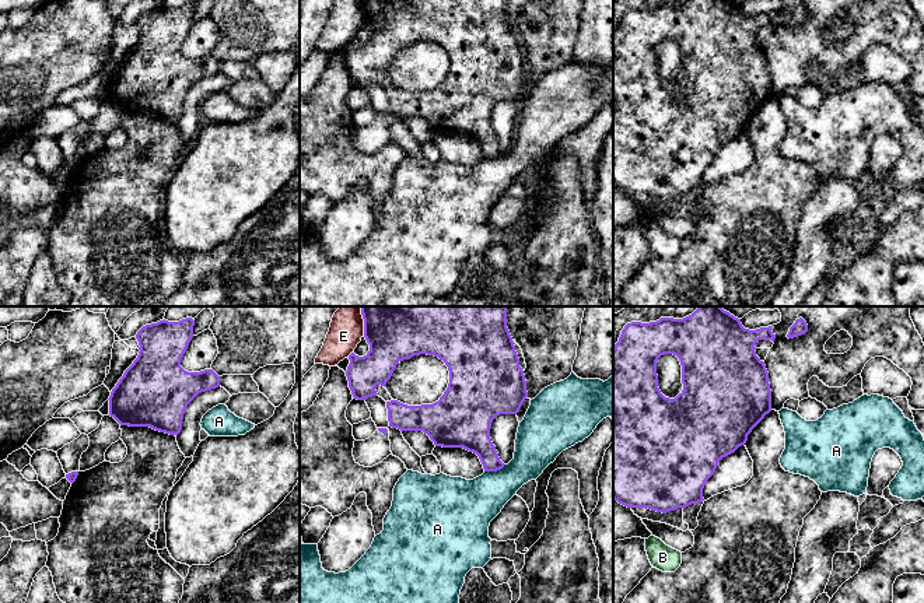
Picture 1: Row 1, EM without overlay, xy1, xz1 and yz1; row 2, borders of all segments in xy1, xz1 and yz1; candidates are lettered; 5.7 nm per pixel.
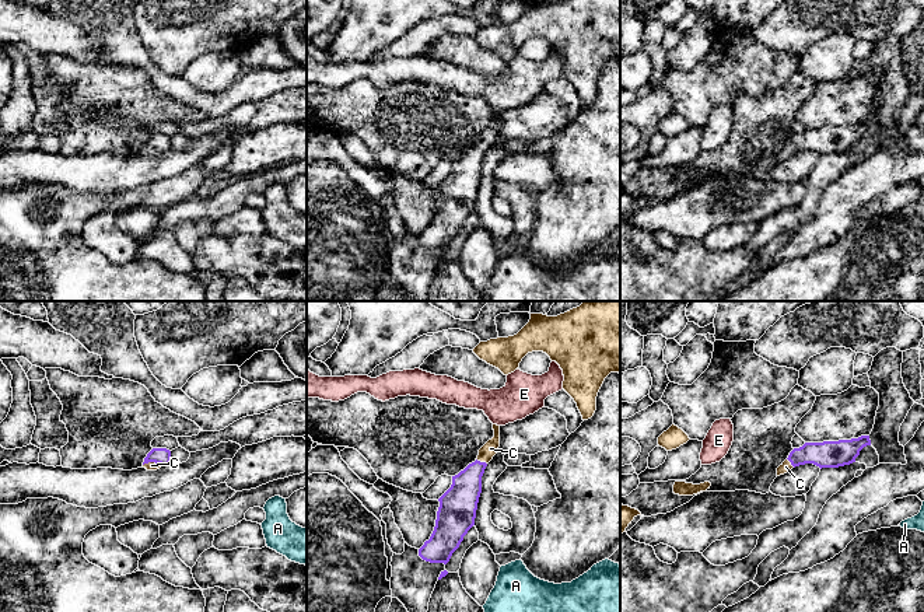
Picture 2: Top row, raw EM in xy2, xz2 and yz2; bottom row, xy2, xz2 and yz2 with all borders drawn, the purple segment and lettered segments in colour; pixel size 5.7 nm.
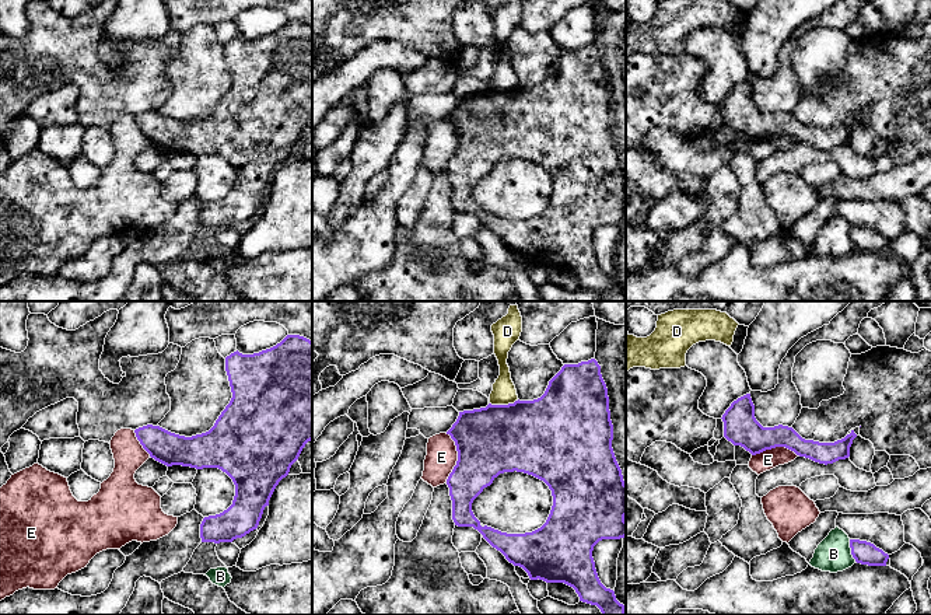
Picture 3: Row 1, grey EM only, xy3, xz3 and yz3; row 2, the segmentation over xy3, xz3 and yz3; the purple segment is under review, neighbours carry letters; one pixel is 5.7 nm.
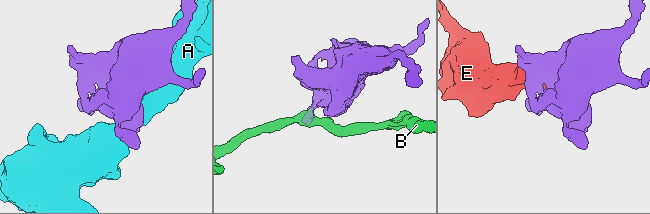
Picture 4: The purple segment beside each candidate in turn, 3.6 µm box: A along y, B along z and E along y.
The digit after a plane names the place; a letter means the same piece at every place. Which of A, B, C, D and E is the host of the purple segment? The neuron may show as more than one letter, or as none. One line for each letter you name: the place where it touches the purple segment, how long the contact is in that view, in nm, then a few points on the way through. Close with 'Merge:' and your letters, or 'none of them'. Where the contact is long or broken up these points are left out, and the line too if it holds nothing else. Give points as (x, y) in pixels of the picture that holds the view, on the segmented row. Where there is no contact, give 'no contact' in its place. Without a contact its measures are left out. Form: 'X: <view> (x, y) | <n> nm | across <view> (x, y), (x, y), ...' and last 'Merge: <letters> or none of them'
C: xy2 (151, 461) | 110 nm | across xy2 (160, 455), (151, 461), (151, 465)
Merge: C

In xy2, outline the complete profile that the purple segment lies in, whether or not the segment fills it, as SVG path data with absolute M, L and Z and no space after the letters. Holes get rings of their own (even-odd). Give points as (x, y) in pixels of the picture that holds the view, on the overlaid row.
M153 448L144 458L143 468L147 471L157 471L162 465L171 464L171 451L167 448Z

